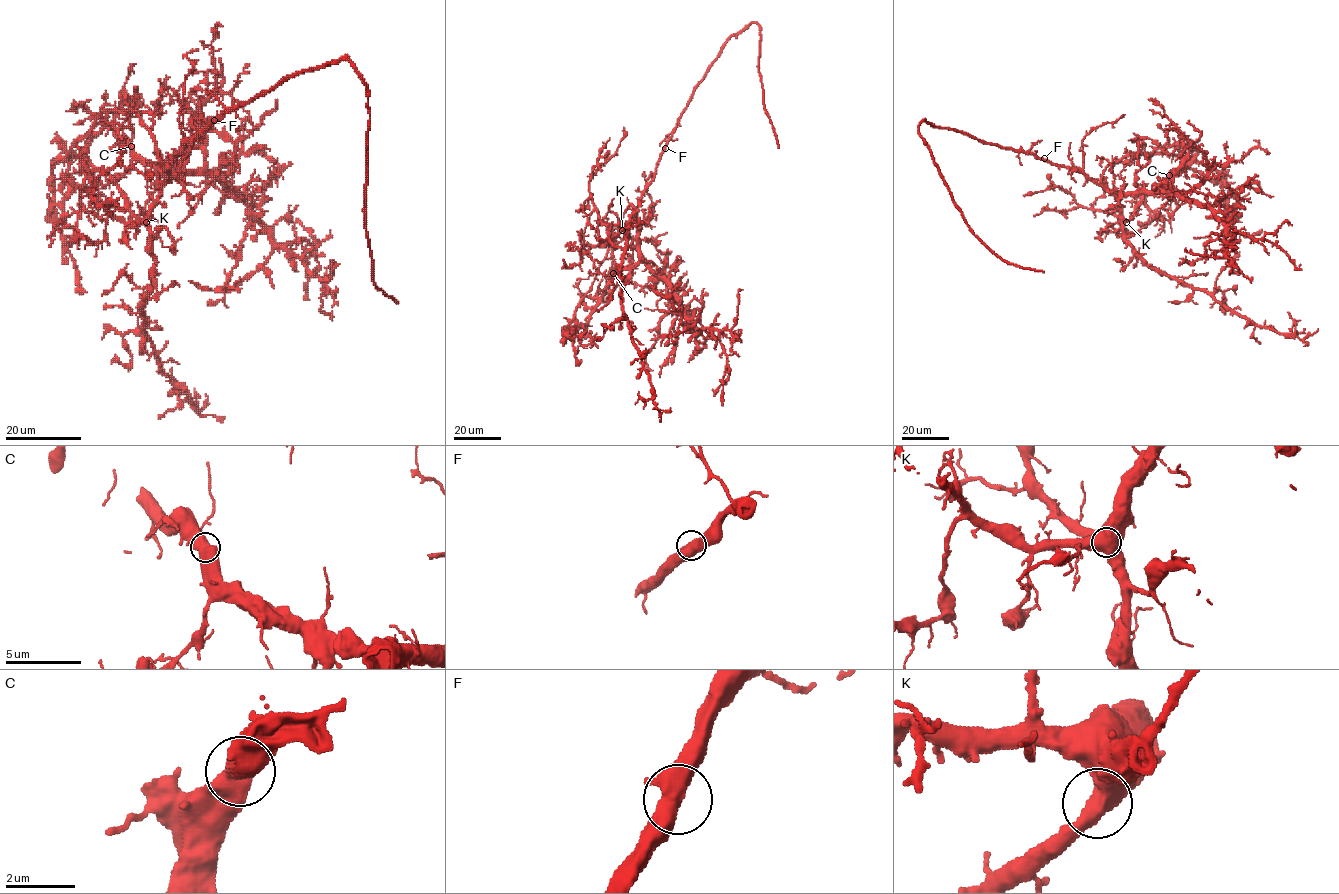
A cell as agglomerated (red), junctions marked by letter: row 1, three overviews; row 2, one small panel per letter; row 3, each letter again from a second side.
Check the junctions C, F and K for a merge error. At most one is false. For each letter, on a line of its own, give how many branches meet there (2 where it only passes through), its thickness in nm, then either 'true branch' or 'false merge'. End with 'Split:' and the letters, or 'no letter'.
C: 2 branches meet; 700 nm thick; true branch
F: 2 branches meet; 600 nm thick; true branch
K: 2 branches meet; 600 nm thick; true branch
Split: no letter

